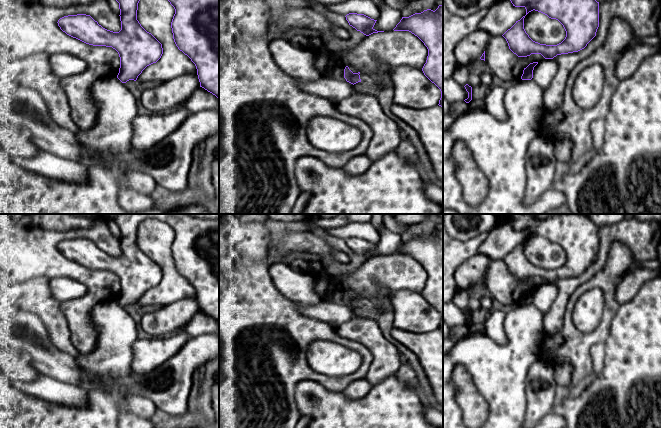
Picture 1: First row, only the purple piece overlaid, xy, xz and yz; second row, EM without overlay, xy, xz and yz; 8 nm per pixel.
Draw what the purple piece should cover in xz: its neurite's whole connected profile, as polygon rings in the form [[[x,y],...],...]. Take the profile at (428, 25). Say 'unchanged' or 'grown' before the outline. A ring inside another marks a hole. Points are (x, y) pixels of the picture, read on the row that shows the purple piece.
unchanged; [[[443,4],[435,11],[427,9],[409,17],[402,17],[393,30],[409,31],[427,47],[428,56],[422,71],[440,89],[438,105],[443,109]]]

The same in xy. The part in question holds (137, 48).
unchanged; [[[116,0],[119,3],[121,30],[113,32],[103,28],[90,15],[68,15],[58,20],[58,26],[67,35],[93,46],[106,46],[115,49],[120,57],[120,68],[117,78],[126,83],[136,81],[142,71],[156,63],[163,54],[162,44],[147,32],[137,20],[138,3],[140,0]]]

